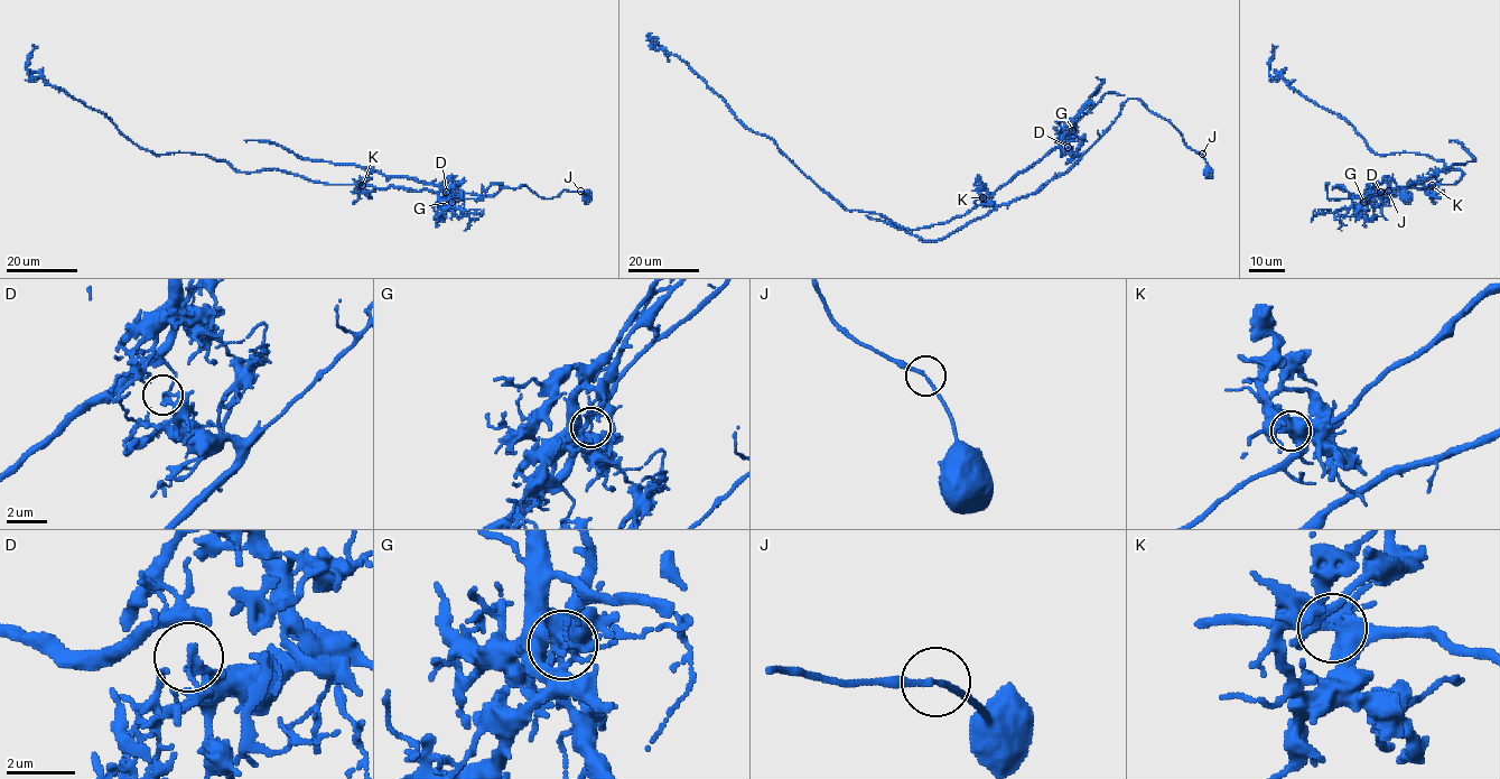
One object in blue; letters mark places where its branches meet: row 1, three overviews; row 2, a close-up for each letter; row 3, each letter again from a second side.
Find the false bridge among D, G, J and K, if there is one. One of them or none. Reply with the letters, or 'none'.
D

